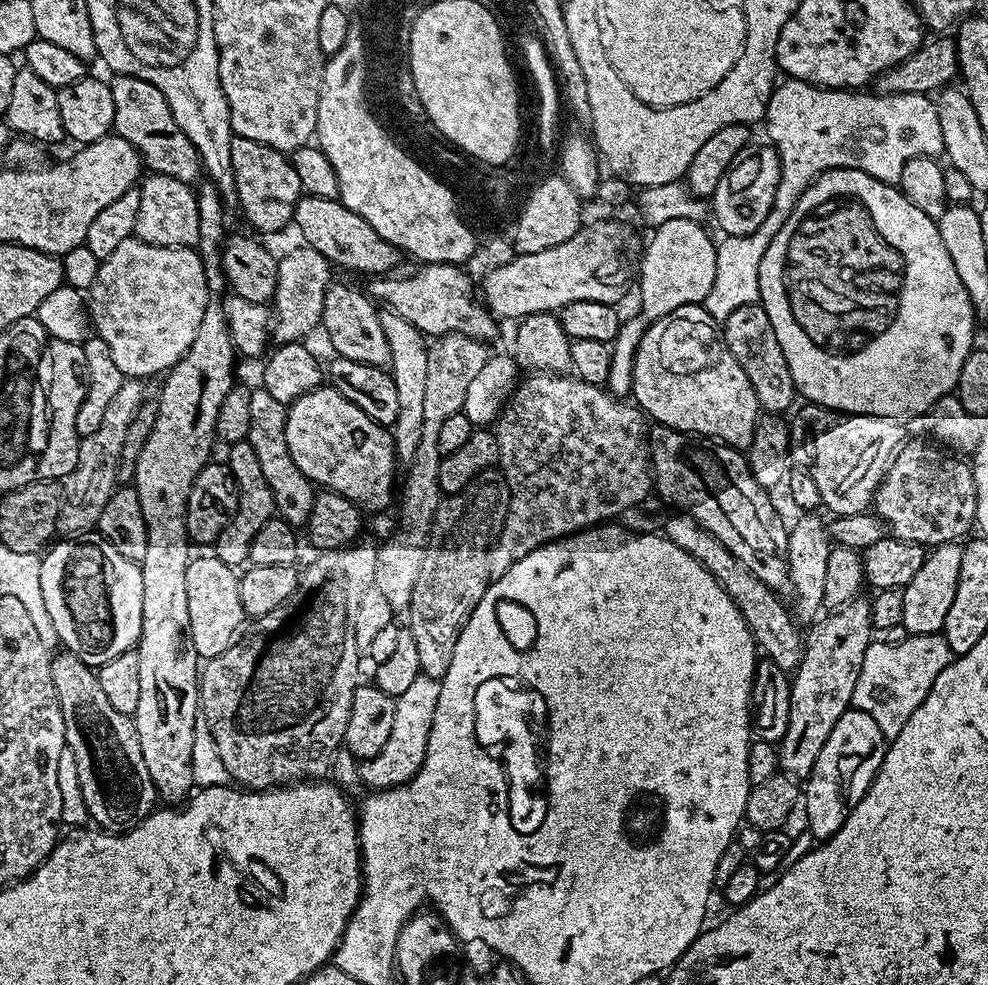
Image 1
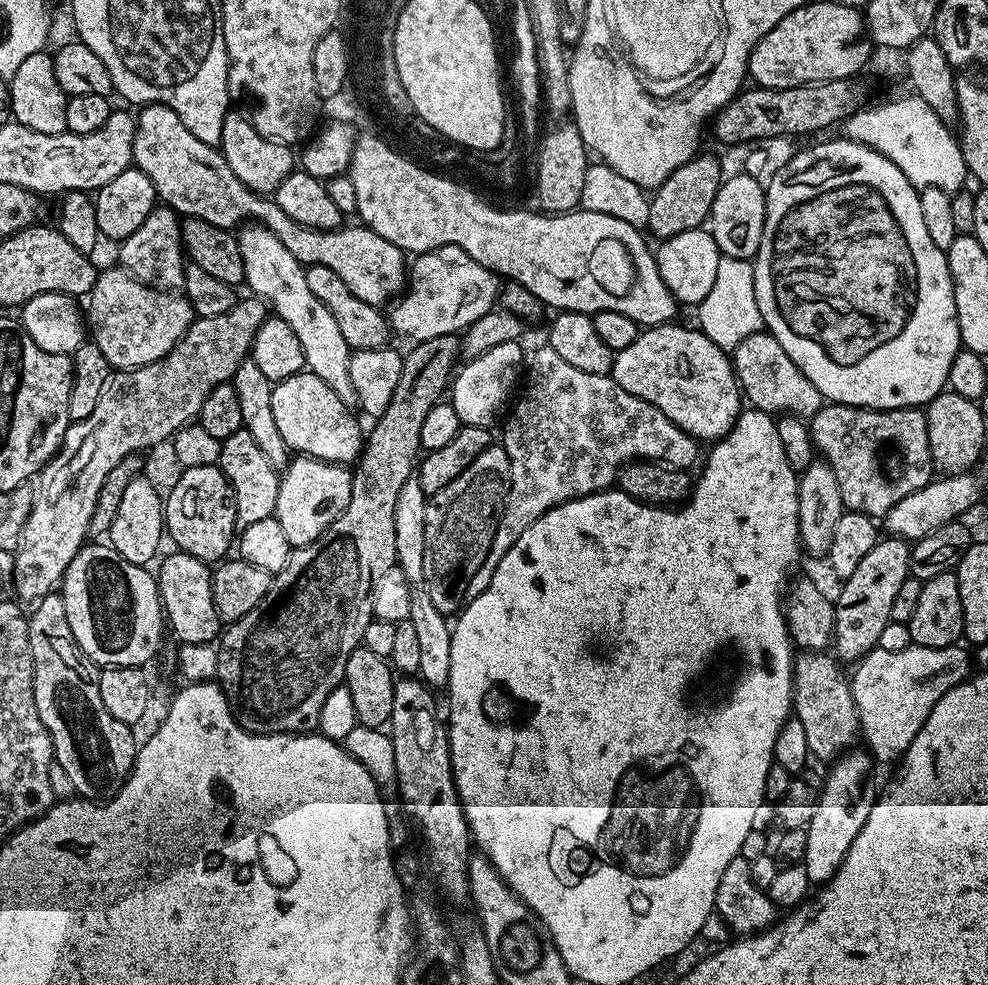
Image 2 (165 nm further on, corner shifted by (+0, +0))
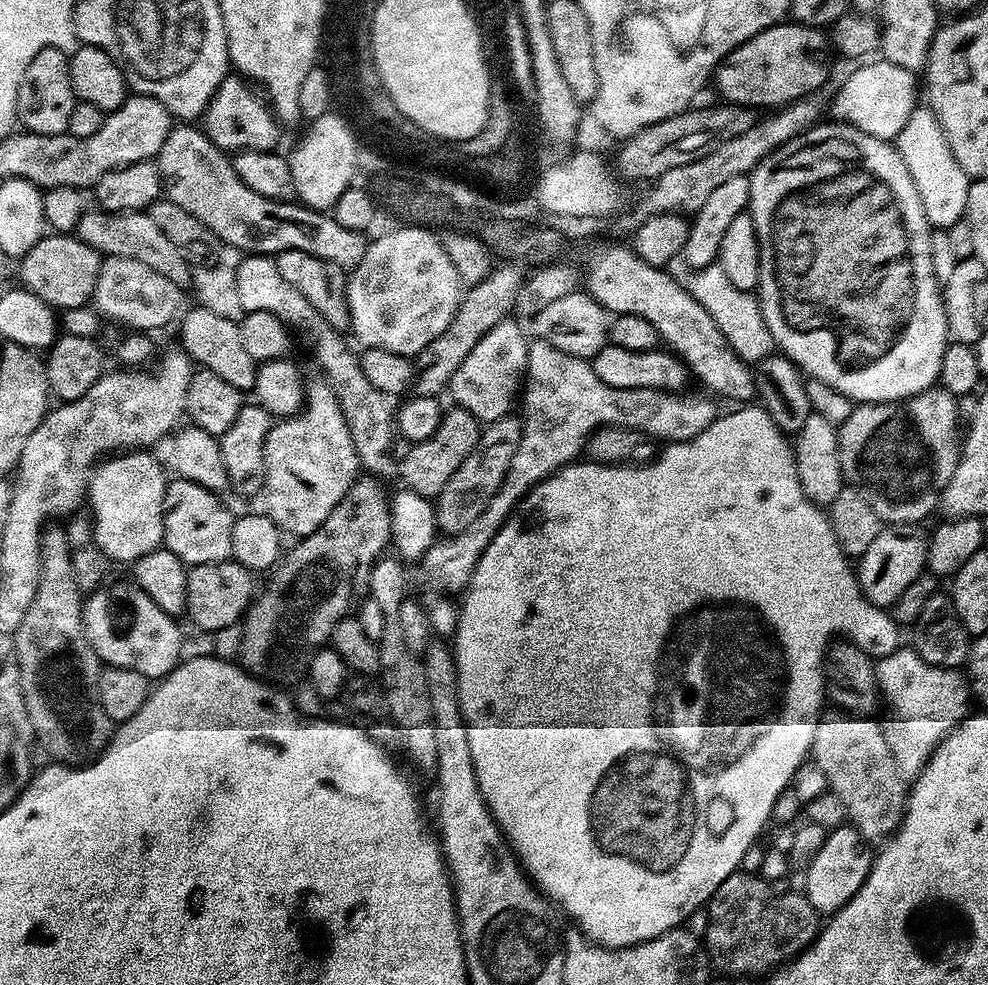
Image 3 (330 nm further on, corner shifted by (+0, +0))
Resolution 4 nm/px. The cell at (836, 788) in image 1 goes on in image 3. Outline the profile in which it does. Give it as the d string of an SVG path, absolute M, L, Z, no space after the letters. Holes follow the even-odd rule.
M845 826L831 829L822 850L818 850L814 862L810 862L810 866L803 873L803 895L807 896L810 906L814 906L816 912L837 912L839 908L846 906L846 902L850 902L850 898L854 898L854 894L858 894L862 882L866 882L873 859L873 849L868 841L860 837L856 828Z

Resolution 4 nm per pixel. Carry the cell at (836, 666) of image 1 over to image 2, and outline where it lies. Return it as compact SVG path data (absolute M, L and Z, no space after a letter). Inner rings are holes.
M895 538L877 539L874 550L870 550L870 554L866 554L866 558L862 558L862 563L855 568L854 574L850 574L850 578L843 581L841 588L844 589L841 590L840 597L837 595L834 600L836 605L834 652L841 661L852 660L851 662L859 662L867 652L872 651L883 641L884 631L892 618L890 606L894 606L894 598L898 595L898 589L902 586L902 582L906 582L906 578L910 574L908 563L910 562L911 553L912 550L907 540Z

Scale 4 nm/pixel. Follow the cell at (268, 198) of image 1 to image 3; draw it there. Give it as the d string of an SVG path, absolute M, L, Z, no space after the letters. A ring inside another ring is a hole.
M229 74L214 90L202 117L202 131L223 152L270 152L279 149L282 125L271 107L252 93L253 85L239 74Z

